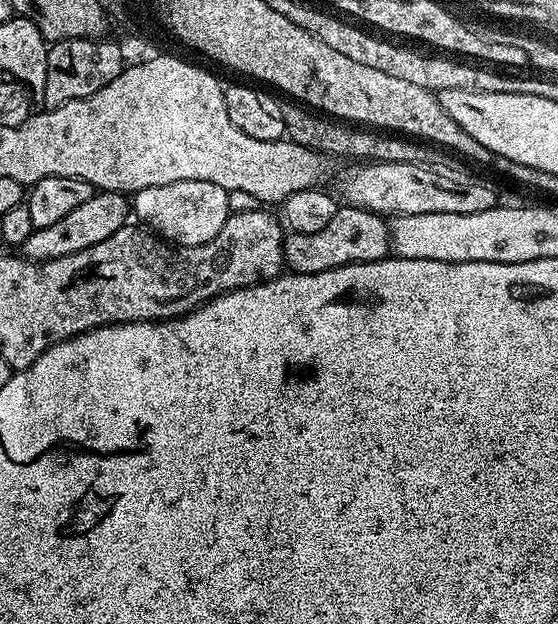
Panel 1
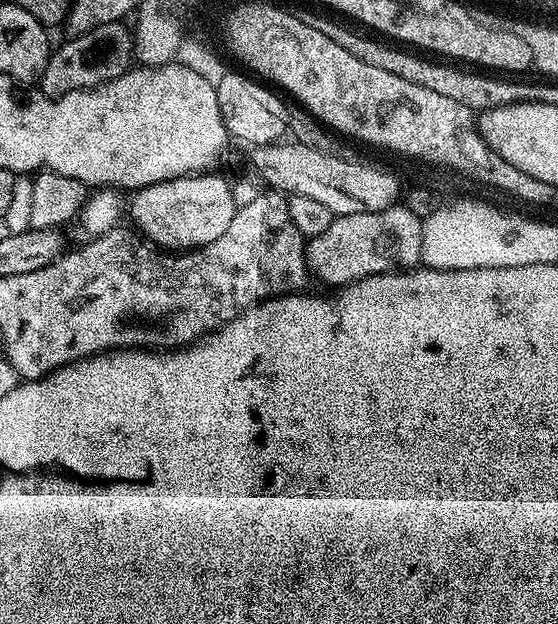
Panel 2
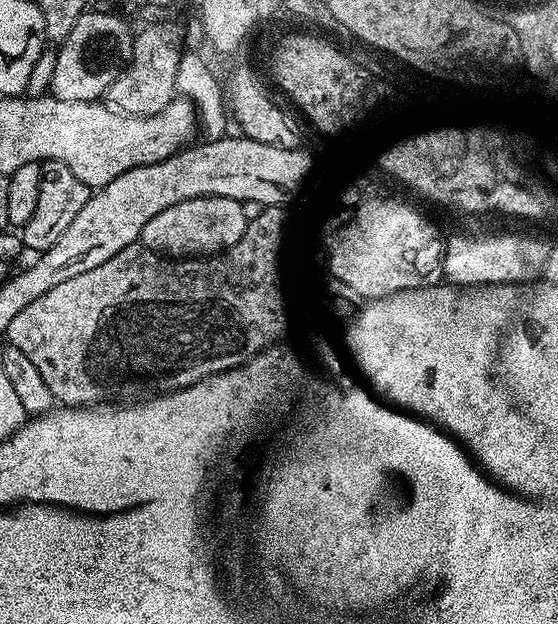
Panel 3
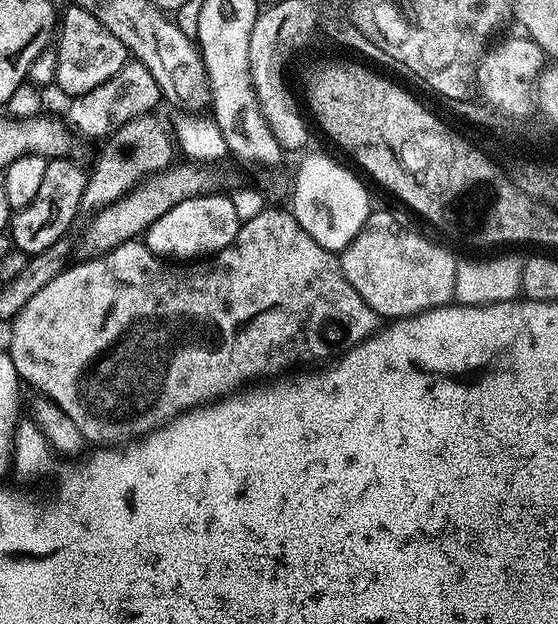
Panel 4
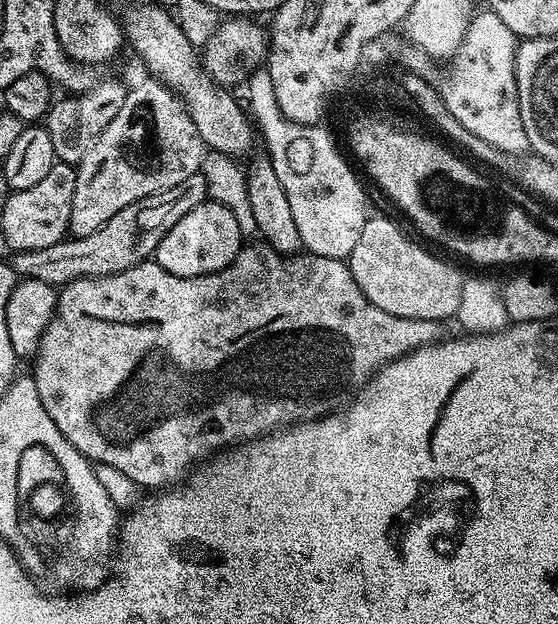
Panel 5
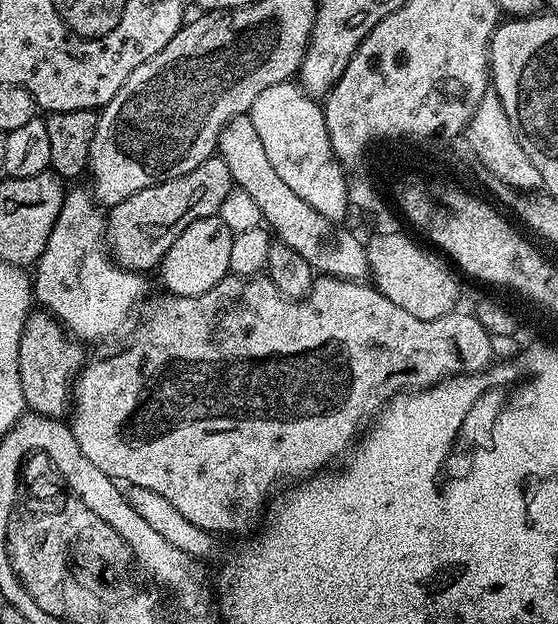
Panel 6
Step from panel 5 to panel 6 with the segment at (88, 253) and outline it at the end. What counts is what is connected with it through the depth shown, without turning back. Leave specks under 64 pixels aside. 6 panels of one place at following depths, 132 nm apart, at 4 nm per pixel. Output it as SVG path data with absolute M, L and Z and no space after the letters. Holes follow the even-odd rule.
M214 154L206 158L202 166L194 166L190 174L182 174L146 190L138 190L138 194L130 194L106 212L106 243L112 259L129 272L148 274L151 268L153 271L159 265L166 250L174 246L174 238L178 238L190 222L219 213L233 187L230 166L226 166L219 154Z

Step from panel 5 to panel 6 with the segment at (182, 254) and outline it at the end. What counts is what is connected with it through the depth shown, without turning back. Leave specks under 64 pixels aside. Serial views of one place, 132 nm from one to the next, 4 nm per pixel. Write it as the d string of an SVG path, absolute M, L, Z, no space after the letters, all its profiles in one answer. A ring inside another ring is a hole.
M219 214L210 218L198 218L174 238L174 246L166 250L158 265L160 280L167 291L173 296L197 296L206 294L218 282L222 282L229 275L230 246L234 233L228 228Z

